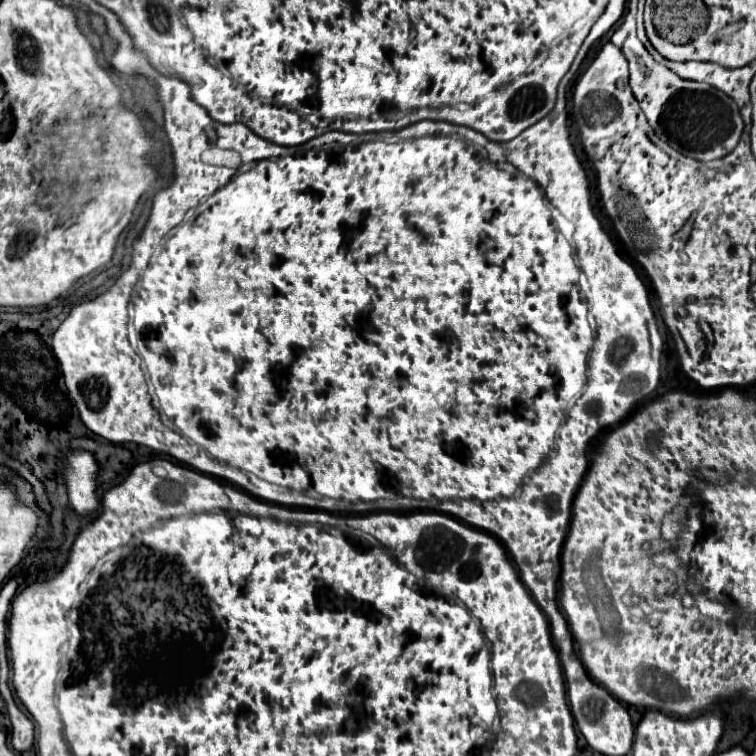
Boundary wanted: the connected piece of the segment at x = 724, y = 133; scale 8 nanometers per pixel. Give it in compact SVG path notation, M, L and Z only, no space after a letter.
M625 13L623 21L611 35L611 43L625 55L631 71L631 89L639 101L643 113L647 115L649 125L655 133L667 141L679 153L693 157L697 161L713 161L723 157L725 151L733 151L741 133L743 119L735 101L725 93L719 93L711 85L697 81L685 81L673 75L665 65L657 63L653 55L643 47L635 33L635 13Z

